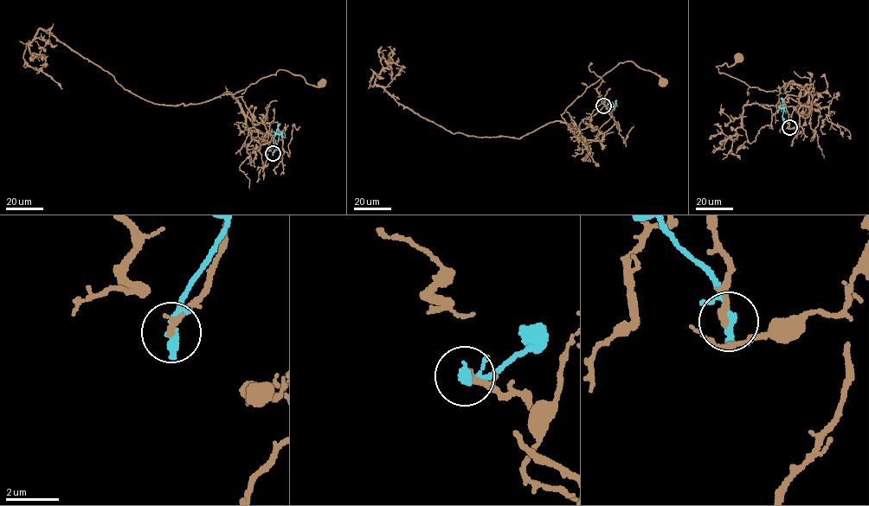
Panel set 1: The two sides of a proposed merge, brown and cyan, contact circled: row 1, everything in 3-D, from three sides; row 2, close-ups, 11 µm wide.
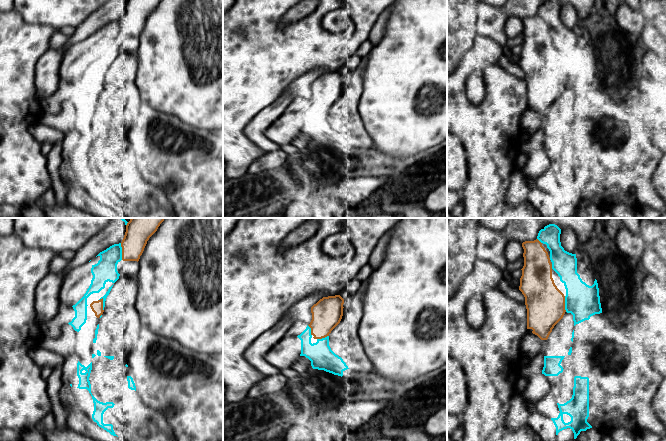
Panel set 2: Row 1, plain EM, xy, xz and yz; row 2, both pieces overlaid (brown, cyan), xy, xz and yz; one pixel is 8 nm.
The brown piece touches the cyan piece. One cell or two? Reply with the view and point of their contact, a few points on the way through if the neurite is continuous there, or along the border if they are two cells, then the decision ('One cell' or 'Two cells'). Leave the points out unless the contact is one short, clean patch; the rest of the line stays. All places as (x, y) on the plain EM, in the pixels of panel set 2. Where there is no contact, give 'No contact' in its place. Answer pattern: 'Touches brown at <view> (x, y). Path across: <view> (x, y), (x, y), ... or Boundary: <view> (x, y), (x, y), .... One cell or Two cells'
Touches brown at xy (122, 27). Two cells

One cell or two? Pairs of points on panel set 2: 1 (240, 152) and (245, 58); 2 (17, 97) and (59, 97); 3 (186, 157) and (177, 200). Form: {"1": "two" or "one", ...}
{"1": "one", "2": "two", "3": "one"}

